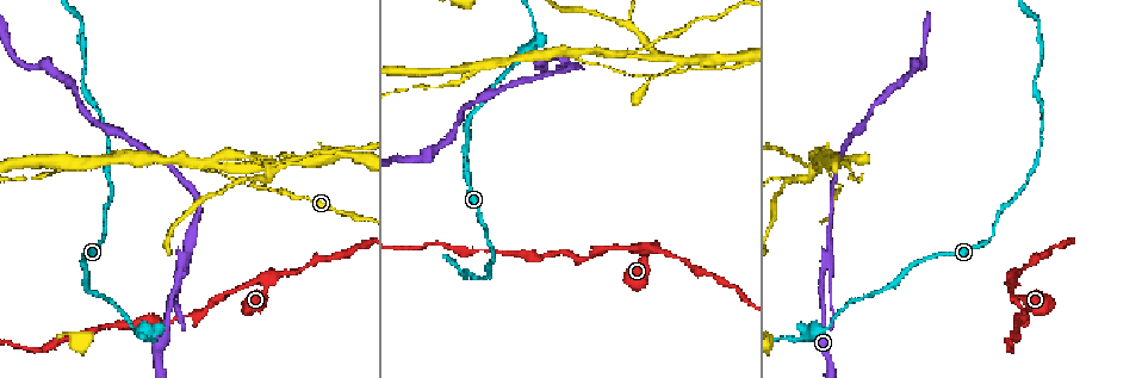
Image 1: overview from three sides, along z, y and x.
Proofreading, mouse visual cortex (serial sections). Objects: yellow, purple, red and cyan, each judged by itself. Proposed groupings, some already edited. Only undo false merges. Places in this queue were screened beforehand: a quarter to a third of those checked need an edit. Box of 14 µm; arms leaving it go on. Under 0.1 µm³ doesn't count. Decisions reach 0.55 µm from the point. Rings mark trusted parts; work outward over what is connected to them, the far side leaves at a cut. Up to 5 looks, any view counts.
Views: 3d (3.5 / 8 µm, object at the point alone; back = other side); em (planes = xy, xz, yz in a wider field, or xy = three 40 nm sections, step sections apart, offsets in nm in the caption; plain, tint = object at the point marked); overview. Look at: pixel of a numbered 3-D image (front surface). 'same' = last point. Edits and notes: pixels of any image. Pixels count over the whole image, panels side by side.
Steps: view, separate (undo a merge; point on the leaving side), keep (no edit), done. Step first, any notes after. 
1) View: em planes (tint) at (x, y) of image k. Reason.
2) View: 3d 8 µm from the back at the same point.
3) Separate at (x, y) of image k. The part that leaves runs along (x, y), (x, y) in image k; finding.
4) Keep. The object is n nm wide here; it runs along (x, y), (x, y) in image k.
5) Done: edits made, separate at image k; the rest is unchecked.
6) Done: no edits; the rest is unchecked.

View: 3d 8 µm from the back at (192, 164) of image 1. Two arms in line, one across.

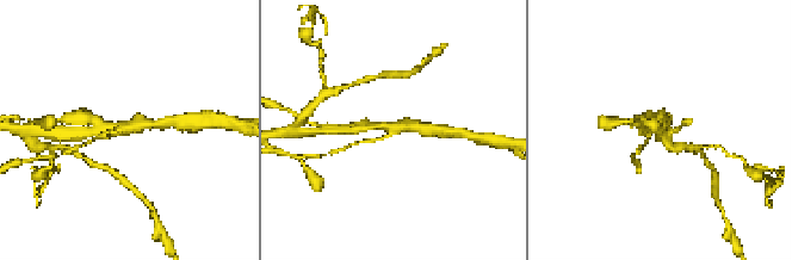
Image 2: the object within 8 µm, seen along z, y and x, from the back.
View: 3d 3.5 µm at (393, 128) of image 2. Zoom in.

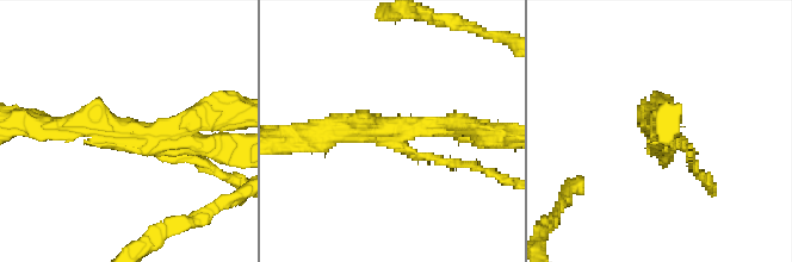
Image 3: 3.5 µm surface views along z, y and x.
View: em xy step 1 (tint) at (398, 133) of image 3. 3 arms meet here; the arms are 100, 250, 300 nm wide; need the tissue.

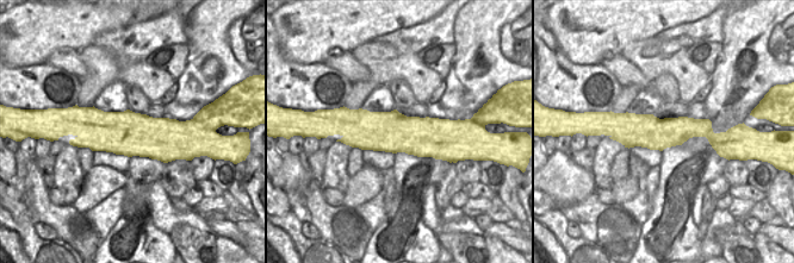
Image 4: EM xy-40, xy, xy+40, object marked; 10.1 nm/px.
Separate at (96, 118) of image 3. The part that leaves runs along (129, 135), (235, 142) in image 3; a second cell is stuck on.

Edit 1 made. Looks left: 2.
View: 3d 8 µm at (184, 266) of image 1.

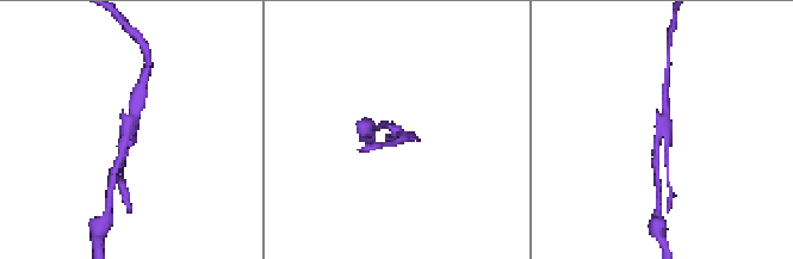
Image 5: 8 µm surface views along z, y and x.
View: em xy step 2 (tint) at (394, 130) of image 5. Now the EM.

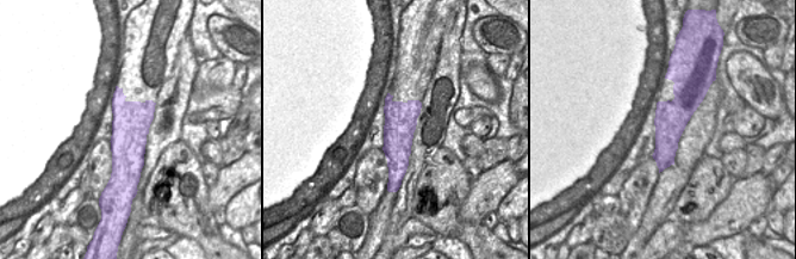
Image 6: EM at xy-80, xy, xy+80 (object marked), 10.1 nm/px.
Separate at (143, 78) of image 5. Two cells meet here.

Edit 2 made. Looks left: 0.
Done: edits made, separate at image 3, separate at image 5; the rest is unchecked.

